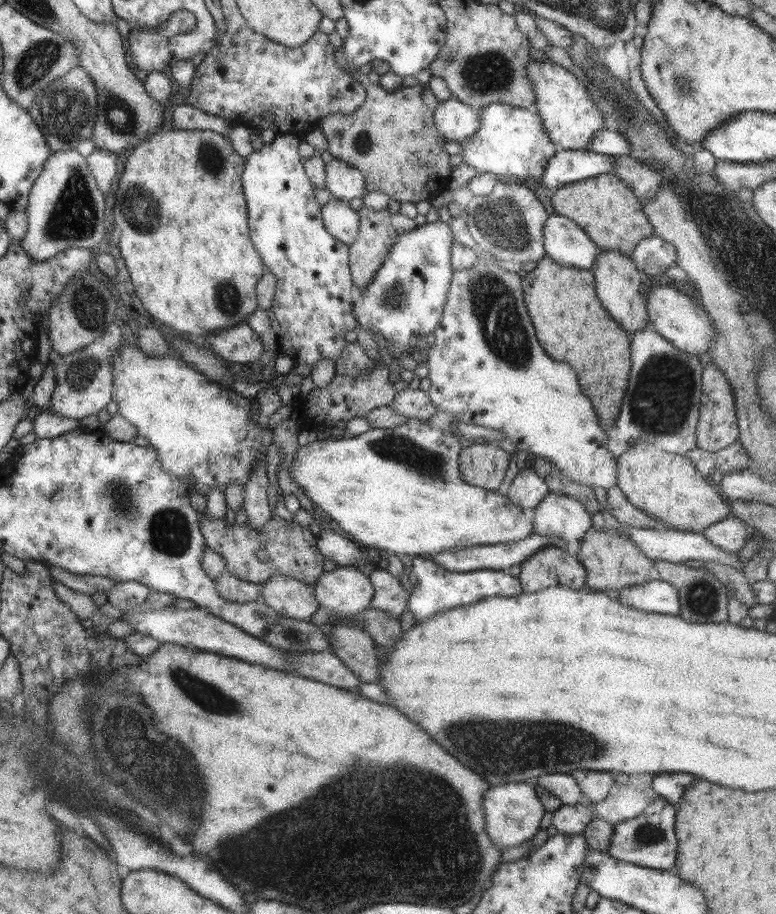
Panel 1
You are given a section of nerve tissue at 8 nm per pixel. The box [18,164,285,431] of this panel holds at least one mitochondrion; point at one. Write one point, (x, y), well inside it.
(74, 218)

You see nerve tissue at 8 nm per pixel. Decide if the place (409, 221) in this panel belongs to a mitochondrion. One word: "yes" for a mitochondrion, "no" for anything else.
no

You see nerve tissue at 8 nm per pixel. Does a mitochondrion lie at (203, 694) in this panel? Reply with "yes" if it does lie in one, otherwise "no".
yes

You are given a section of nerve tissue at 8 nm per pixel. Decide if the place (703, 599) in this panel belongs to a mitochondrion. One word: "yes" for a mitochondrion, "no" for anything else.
yes

